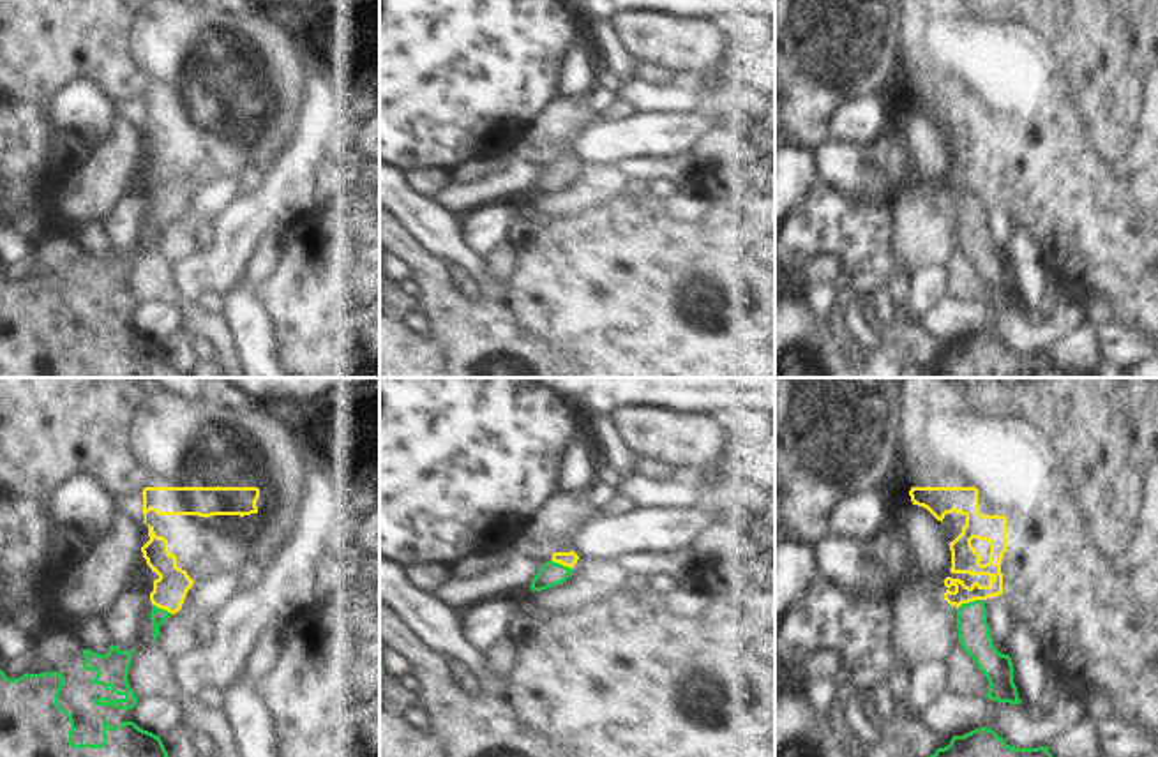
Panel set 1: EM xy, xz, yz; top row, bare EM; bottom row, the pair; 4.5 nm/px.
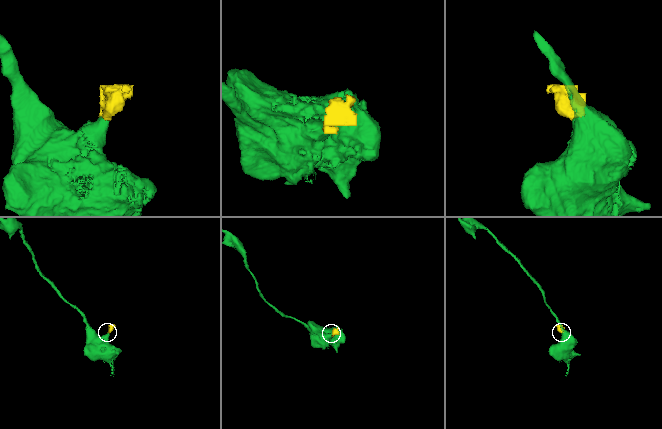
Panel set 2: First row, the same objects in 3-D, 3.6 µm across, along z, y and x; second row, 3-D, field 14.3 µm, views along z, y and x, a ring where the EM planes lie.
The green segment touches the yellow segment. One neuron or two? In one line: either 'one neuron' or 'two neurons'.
one neuron

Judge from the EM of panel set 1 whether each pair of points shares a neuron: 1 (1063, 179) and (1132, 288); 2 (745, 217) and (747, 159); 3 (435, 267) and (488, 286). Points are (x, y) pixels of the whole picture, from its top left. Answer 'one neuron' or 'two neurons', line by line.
1: one neuron
2: one neuron
3: two neurons

